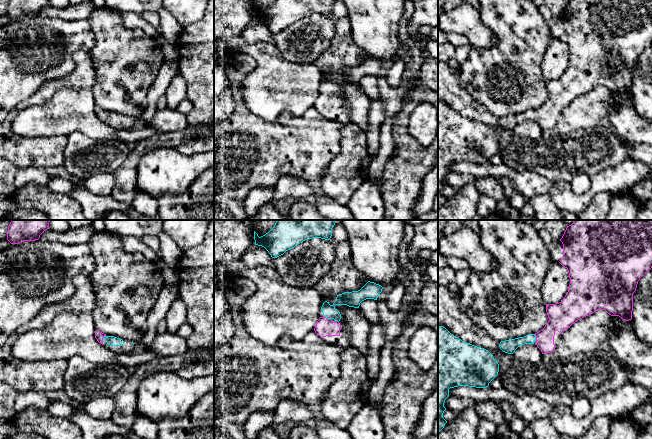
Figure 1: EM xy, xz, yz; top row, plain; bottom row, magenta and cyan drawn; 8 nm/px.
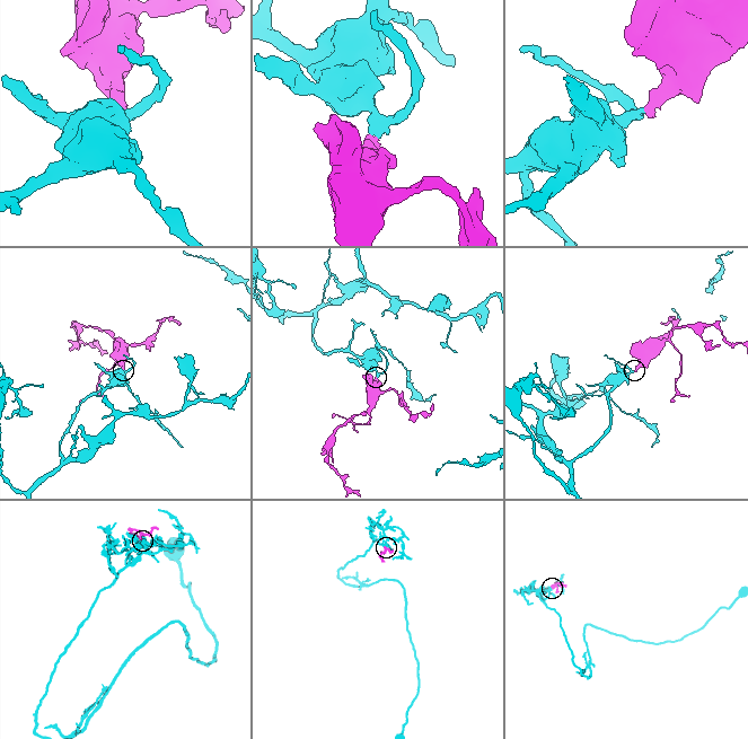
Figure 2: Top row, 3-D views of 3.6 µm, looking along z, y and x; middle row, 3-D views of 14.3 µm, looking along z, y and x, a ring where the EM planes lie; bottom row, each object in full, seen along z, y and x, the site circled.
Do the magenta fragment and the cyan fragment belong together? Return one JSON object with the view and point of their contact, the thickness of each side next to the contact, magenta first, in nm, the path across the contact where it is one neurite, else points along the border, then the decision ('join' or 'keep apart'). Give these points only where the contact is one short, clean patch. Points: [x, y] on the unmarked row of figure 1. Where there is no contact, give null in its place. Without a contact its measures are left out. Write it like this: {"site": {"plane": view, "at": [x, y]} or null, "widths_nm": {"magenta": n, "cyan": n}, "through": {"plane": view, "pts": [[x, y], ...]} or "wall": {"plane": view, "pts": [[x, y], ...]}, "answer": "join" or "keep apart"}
{"site": {"plane": "yz", "at": [536, 113]}, "widths_nm": {"magenta": 190, "cyan": 110}, "through": {"plane": "yz", "pts": [[560, 93], [536, 113], [521, 116], [509, 122]]}, "answer": "join"}

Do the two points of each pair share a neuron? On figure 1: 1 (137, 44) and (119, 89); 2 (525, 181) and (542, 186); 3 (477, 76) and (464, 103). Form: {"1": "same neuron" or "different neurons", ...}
{"1": "same neuron", "2": "same neuron", "3": "different neurons"}

